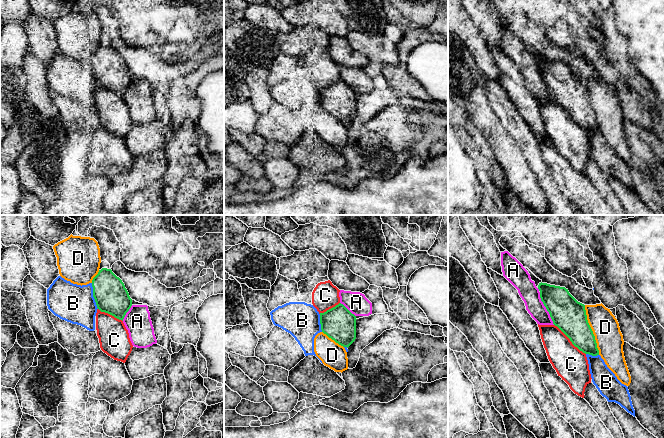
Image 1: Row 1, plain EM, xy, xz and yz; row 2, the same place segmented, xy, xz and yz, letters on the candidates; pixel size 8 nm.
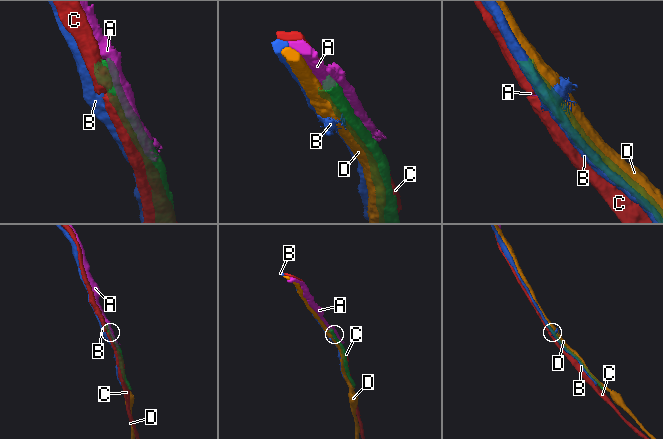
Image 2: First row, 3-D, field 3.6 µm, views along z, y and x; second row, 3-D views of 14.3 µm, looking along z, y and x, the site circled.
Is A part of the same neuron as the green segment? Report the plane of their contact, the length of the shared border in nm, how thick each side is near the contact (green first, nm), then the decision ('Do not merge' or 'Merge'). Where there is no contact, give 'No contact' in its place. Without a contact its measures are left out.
Touches green in yz. Shared border 300 nm. Thickness 260 nm (green) against 150 nm. Merge

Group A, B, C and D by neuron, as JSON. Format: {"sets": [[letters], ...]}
{"sets": [["A"], ["B"], ["C"], ["D"]]}

